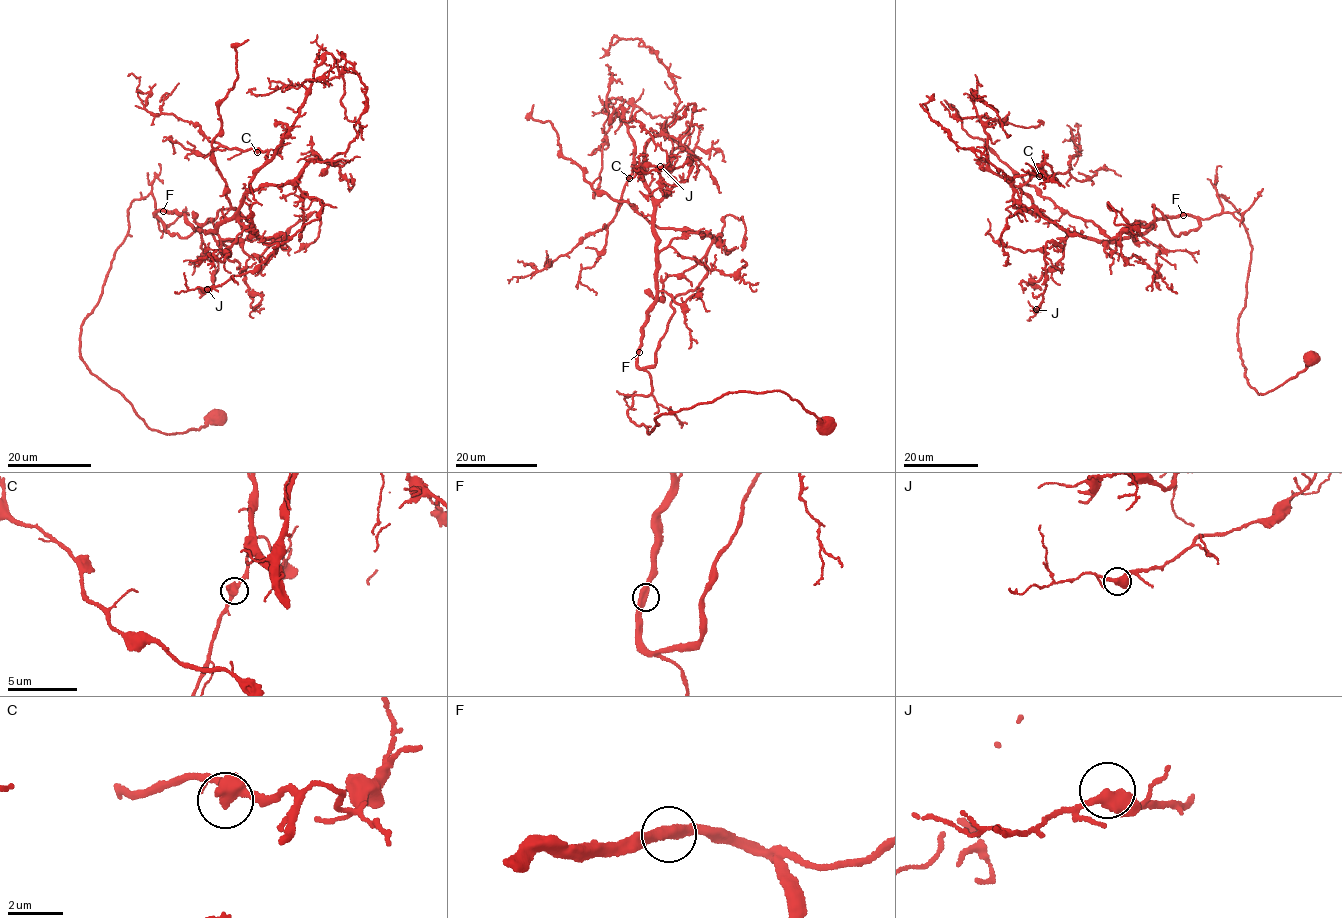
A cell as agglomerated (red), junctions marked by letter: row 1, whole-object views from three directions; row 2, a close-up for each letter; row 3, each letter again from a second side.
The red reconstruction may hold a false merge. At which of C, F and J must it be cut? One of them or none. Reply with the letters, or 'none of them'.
none of them

